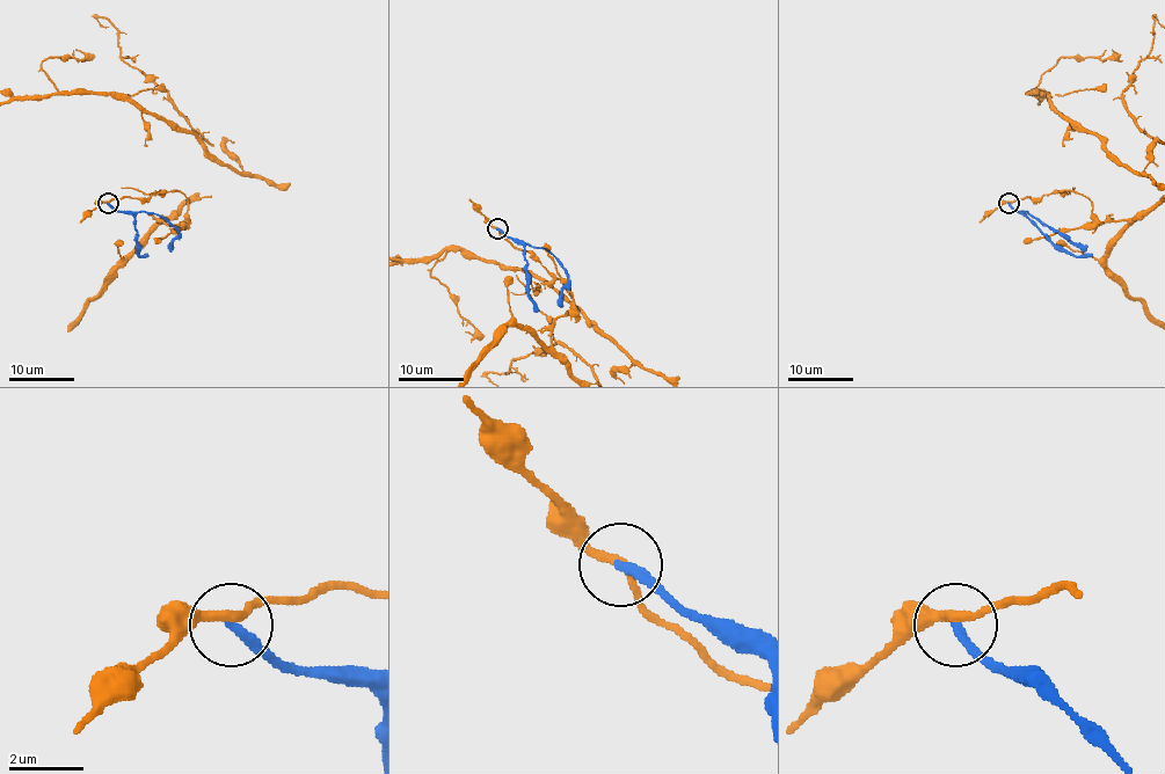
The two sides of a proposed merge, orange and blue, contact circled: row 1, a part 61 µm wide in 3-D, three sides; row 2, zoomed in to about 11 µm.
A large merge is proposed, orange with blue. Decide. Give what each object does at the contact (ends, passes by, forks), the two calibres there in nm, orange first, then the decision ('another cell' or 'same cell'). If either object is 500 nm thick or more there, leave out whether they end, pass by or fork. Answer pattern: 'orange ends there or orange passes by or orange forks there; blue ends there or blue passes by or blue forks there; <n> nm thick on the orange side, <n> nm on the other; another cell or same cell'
orange passes by; blue ends there; 220 nm thick on the orange side, 280 nm on the other; another cell

